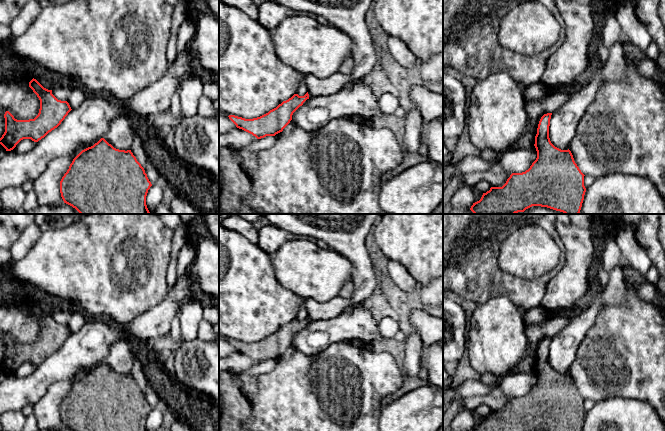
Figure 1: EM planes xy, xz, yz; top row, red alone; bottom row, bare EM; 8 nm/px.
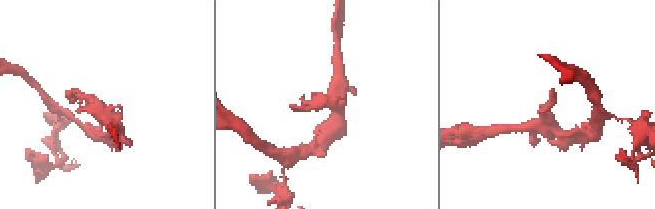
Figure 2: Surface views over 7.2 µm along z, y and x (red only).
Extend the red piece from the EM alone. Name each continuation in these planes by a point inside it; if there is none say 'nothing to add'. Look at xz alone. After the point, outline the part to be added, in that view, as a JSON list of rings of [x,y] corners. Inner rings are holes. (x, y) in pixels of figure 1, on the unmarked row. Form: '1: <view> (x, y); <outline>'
nothing to add

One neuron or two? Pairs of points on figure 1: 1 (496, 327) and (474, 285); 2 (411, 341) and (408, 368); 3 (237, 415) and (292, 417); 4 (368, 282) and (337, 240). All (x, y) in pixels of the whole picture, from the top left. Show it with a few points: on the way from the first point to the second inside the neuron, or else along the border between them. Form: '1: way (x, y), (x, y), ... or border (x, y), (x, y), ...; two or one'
1: border (507, 297), (492, 296), (476, 305); two
2: way (411, 348), (410, 361); one
3: border (250, 401), (251, 415), (246, 420); two
4: way (363, 271), (362, 263), (348, 249); one

